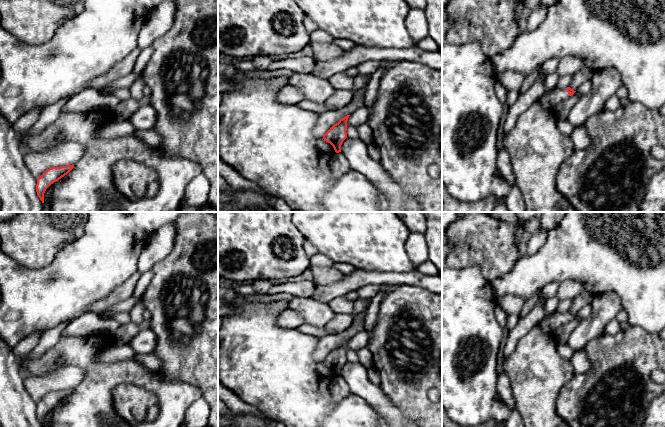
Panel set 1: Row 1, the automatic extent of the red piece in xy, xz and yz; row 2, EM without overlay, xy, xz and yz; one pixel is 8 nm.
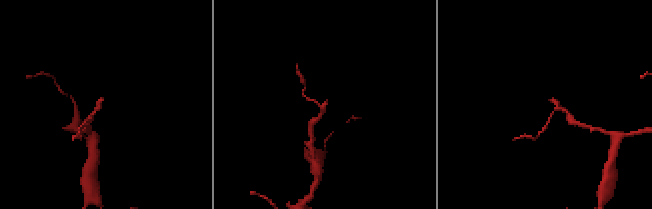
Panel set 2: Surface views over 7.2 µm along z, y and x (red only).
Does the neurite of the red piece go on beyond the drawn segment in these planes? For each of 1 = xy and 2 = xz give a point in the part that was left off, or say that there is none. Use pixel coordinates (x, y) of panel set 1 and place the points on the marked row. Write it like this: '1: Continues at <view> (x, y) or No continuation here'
1: No continuation here
2: No continuation here

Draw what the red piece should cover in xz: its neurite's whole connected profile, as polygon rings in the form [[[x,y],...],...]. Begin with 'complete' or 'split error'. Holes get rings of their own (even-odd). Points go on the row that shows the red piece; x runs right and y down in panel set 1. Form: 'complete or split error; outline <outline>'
complete; outline [[[350,115],[340,119],[338,123],[334,124],[324,135],[324,141],[330,143],[335,152],[341,152],[341,145],[347,138],[347,121]]]

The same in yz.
split error; outline [[[570,87],[567,88],[557,88],[551,93],[544,93],[539,99],[538,102],[548,110],[553,110],[554,107],[566,100],[569,96],[572,96],[576,91],[571,89]]]

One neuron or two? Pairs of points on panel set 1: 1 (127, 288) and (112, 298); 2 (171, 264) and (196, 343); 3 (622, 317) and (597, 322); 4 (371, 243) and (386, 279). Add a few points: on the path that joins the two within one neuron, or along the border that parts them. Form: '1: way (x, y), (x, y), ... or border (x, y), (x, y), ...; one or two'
1: way (123, 292), (116, 296); one
2: way (159, 290), (161, 324), (170, 344); one
3: border (623, 308), (614, 319); two
4: border (360, 269), (368, 271), (407, 271); two

